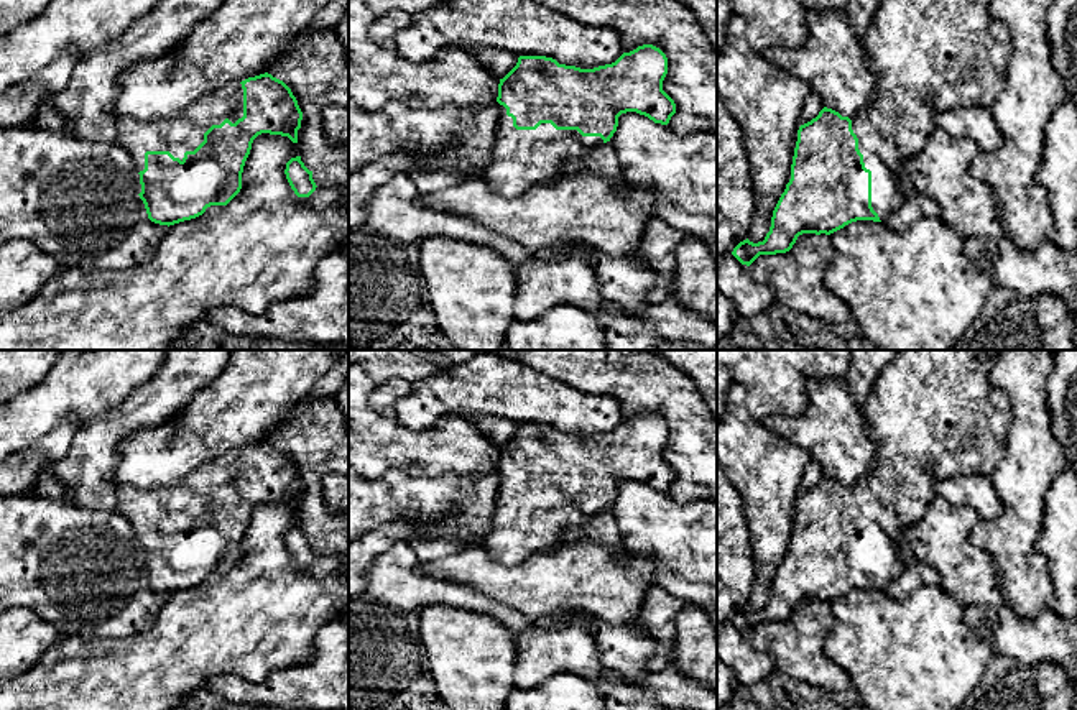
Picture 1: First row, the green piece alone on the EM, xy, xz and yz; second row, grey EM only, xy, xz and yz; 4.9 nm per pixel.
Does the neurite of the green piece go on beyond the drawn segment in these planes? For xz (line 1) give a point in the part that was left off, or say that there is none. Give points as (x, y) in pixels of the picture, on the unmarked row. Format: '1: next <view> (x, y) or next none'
1: next xz (520, 528)

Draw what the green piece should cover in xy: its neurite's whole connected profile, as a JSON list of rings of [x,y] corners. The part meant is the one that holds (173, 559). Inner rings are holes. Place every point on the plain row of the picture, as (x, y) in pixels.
[[[265,440],[206,462],[171,486],[120,486],[117,511],[132,524],[140,542],[138,564],[148,587],[169,595],[202,583],[210,574],[227,574],[242,557],[242,541],[253,508],[270,501],[298,511],[301,488],[303,480],[291,457]]]

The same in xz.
[[[653,413],[638,414],[615,431],[594,437],[559,432],[546,424],[520,424],[498,452],[500,483],[482,547],[495,562],[523,564],[528,557],[562,544],[566,528],[585,524],[610,509],[622,482],[636,480],[654,491],[668,493],[676,482],[676,472],[663,459],[666,442],[668,426]]]

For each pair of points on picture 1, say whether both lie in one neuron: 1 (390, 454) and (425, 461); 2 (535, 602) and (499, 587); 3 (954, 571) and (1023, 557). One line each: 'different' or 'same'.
1: same
2: same
3: different

